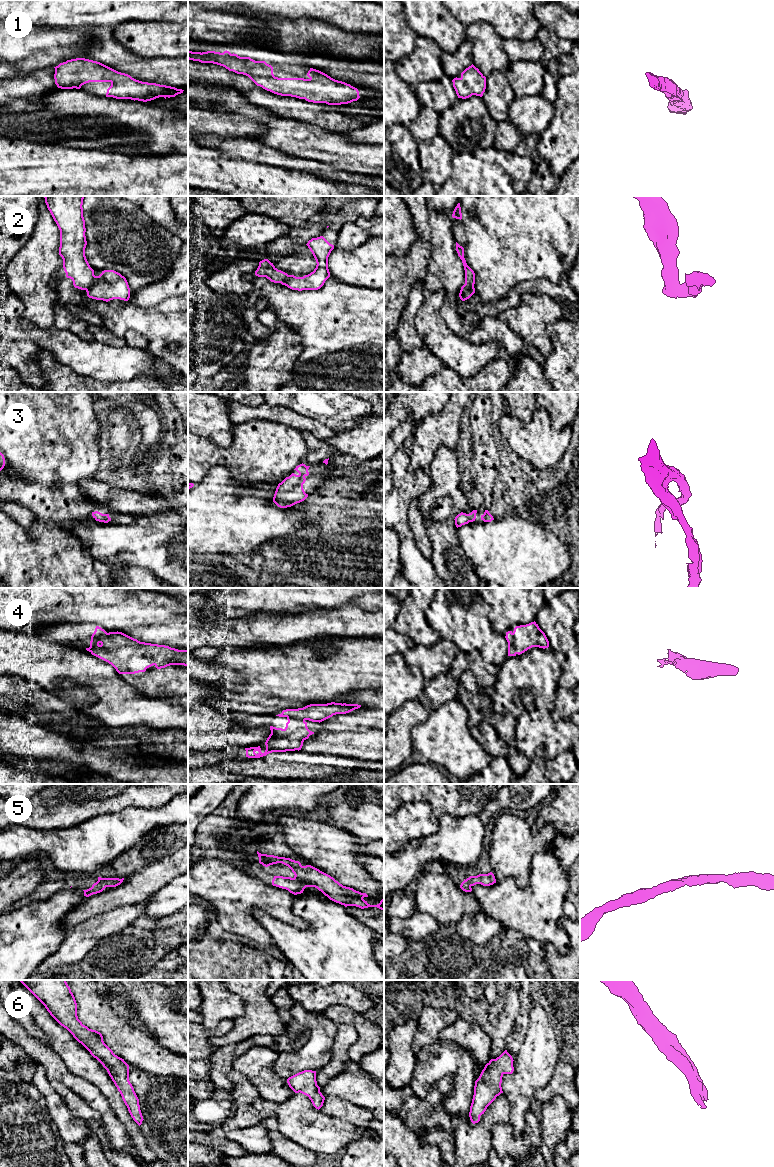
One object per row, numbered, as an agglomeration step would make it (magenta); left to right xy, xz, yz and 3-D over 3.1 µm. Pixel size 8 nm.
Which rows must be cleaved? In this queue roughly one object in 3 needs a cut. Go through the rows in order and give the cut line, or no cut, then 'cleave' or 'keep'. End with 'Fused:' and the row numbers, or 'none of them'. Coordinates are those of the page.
1: cut none; keep
2: cut yz (473, 285), (466, 288), (460, 297); cleave
3: cut none; keep
4: cut none; keep
5: cut none; keep
6: cut none; keep
Fused: 2

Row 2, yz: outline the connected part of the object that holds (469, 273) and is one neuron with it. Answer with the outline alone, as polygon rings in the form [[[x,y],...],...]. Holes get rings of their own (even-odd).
[[[456,242],[456,251],[458,253],[458,256],[462,260],[464,270],[465,270],[465,284],[461,287],[459,297],[461,297],[461,293],[466,290],[470,286],[474,286],[475,284],[475,273],[474,271],[467,265],[466,260],[464,258],[464,248],[460,246]]]

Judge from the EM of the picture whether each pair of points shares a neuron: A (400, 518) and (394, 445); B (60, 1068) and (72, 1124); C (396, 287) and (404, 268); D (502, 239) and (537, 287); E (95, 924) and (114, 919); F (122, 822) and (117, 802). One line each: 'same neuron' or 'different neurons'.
A: different neurons
B: different neurons
C: same neuron
D: different neurons
E: same neuron
F: different neurons

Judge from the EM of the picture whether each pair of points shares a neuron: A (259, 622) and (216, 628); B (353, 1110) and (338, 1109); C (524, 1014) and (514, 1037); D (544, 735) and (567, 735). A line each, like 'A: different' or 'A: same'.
A: same
B: same
C: same
D: same

